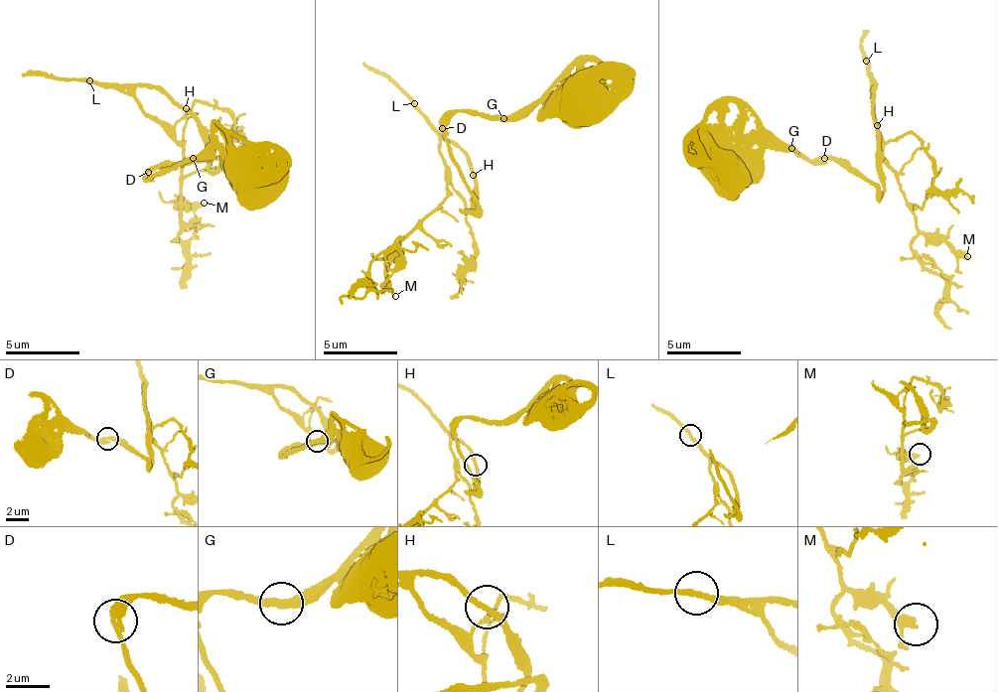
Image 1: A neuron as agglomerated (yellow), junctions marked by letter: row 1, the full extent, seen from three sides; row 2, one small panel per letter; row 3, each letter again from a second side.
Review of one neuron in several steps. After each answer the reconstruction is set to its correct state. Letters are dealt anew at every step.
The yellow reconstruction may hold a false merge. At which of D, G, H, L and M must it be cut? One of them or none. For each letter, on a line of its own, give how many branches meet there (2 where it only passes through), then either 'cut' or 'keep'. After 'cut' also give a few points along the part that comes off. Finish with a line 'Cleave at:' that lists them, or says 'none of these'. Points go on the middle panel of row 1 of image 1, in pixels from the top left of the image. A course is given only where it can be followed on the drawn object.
D: 2 branches meet; keep
G: 2 branches meet; keep
H: 2 branches meet; keep
L: 2 branches meet; keep
M: 2 branches meet; keep
Cleave at: none of these

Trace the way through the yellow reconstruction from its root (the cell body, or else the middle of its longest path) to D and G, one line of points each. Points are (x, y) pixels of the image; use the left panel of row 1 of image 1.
D: (258, 182), (250, 185), (247, 179), (226, 175), (220, 158), (212, 155), (178, 161), (150, 179), (148, 171)
G: (258, 182), (250, 185), (247, 179), (226, 175), (220, 158), (212, 155), (209, 159), (193, 158)

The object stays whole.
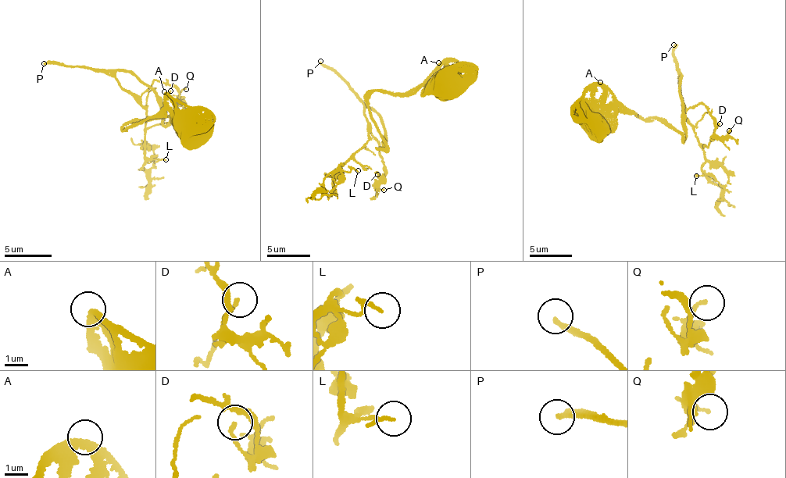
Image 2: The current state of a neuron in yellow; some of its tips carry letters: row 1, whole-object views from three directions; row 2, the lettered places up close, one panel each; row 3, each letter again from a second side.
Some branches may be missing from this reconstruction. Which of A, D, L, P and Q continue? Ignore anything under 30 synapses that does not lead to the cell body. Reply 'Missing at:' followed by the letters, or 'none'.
Missing at: P

